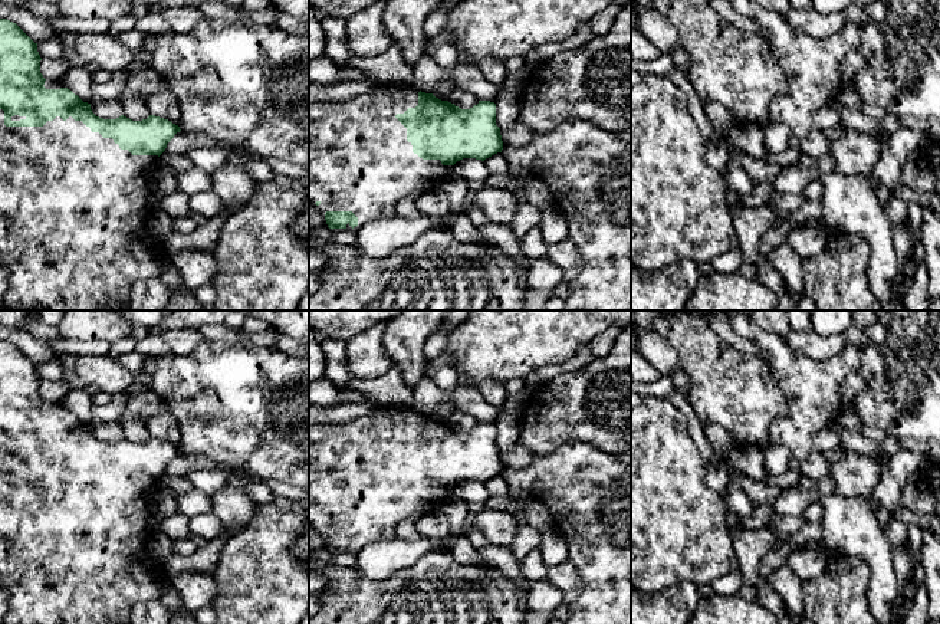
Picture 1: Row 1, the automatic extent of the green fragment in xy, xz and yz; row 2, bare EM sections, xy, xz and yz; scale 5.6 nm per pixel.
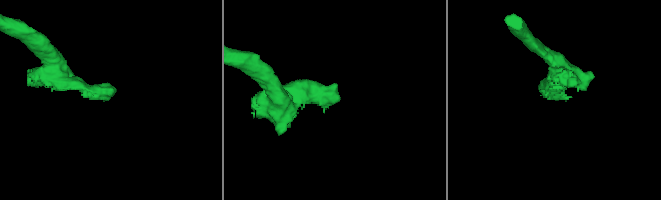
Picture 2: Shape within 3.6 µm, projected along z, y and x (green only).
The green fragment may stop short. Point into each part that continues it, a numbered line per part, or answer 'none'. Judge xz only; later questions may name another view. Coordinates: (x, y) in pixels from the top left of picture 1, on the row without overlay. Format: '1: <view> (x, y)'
1: xz (360, 482)

